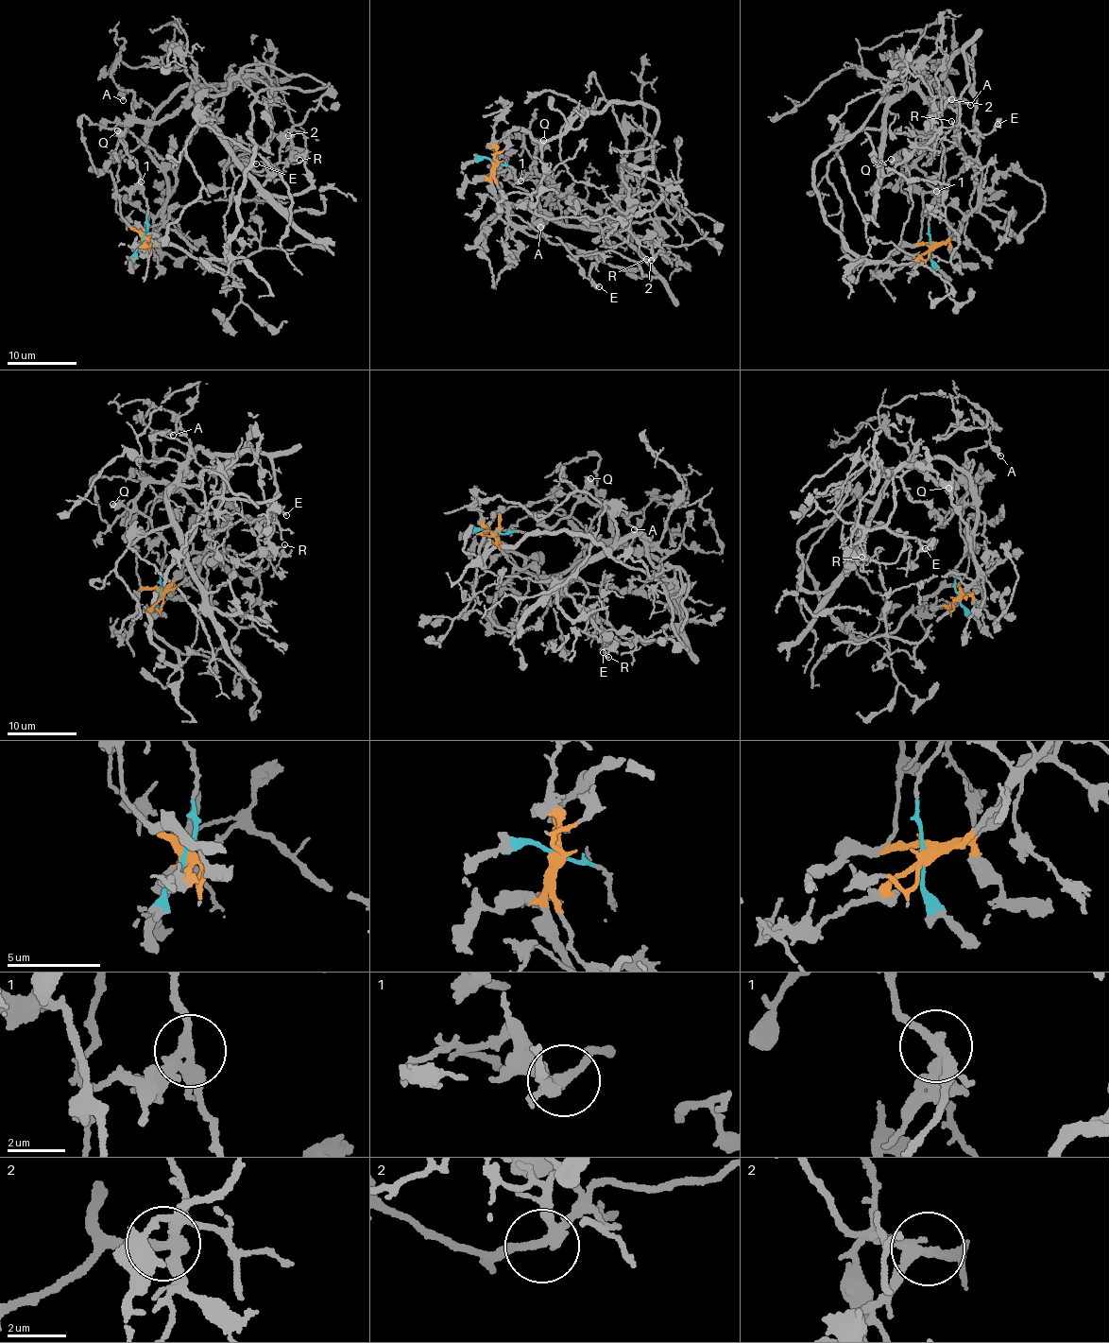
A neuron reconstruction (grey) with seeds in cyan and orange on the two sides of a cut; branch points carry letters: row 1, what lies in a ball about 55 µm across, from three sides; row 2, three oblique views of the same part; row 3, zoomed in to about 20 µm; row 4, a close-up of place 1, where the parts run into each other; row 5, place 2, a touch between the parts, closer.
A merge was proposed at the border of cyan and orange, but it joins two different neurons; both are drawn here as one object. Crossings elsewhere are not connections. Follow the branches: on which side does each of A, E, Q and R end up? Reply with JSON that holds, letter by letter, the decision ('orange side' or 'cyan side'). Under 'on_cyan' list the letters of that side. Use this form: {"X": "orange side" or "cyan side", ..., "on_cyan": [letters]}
{"A": "orange side", "E": "orange side", "Q": "cyan side", "R": "orange side", "on_cyan": ["Q"]}

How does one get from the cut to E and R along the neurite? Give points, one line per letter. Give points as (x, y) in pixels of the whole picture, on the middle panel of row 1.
E: (495, 163), (510, 221), (532, 229), (540, 213), (615, 232), (659, 274), (599, 253), (591, 267), (599, 286)
R: (495, 163), (510, 221), (615, 232), (658, 276), (640, 274), (641, 245), (646, 259)

